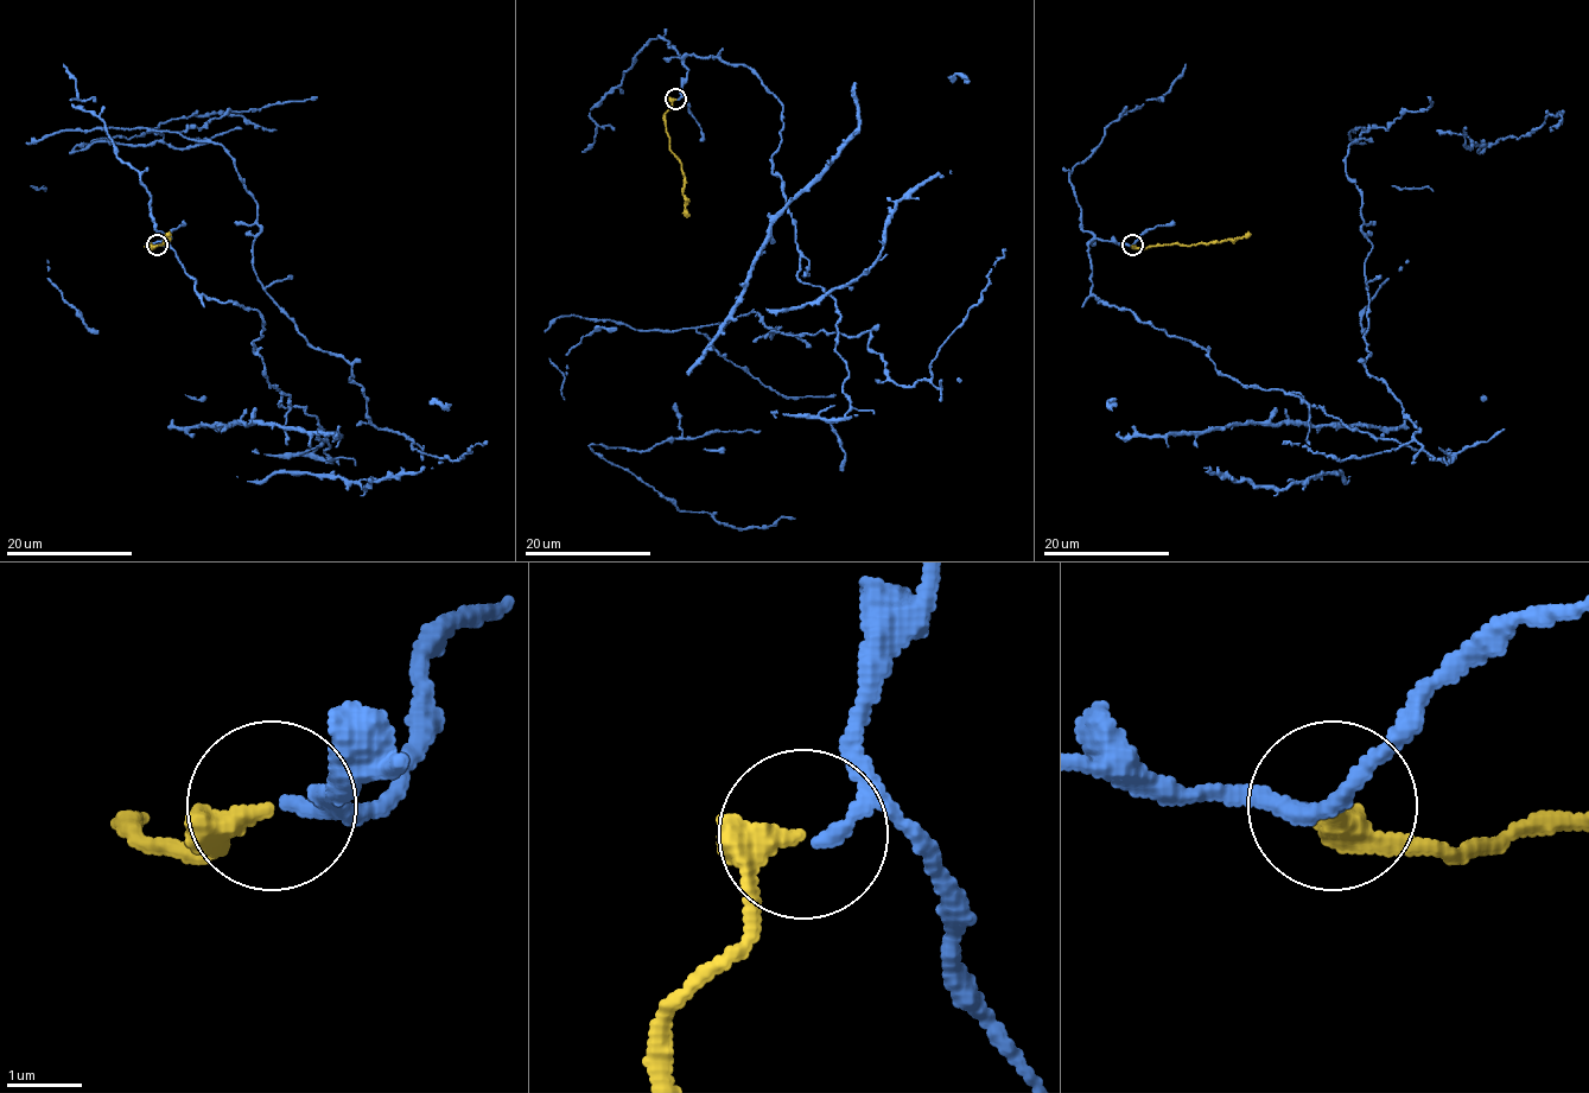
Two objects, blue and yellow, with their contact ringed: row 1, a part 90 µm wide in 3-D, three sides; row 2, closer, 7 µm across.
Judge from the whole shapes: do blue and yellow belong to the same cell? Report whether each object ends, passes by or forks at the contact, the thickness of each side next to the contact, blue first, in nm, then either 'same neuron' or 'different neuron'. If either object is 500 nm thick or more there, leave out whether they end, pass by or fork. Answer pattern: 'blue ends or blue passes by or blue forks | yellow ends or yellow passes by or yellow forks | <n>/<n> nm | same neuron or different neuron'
blue passes by | yellow ends | 130/320 nm | same neuron

